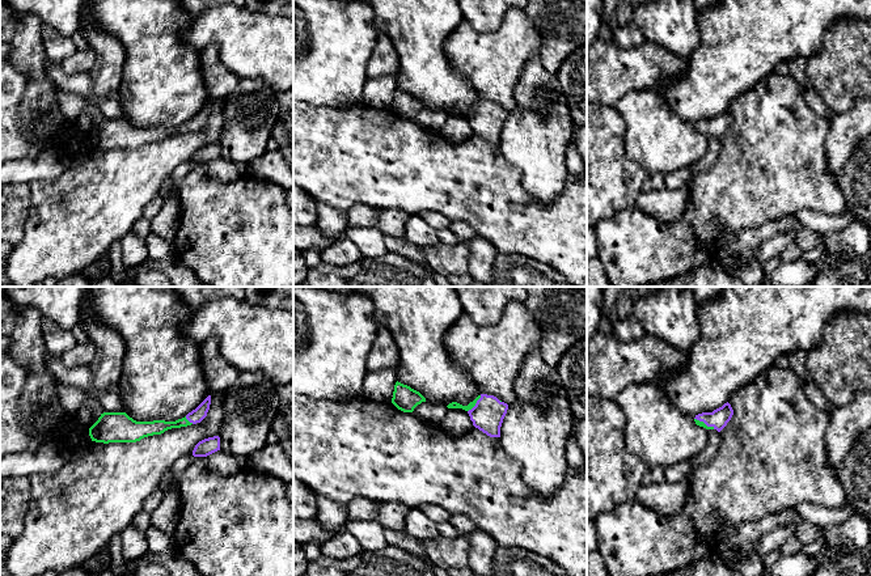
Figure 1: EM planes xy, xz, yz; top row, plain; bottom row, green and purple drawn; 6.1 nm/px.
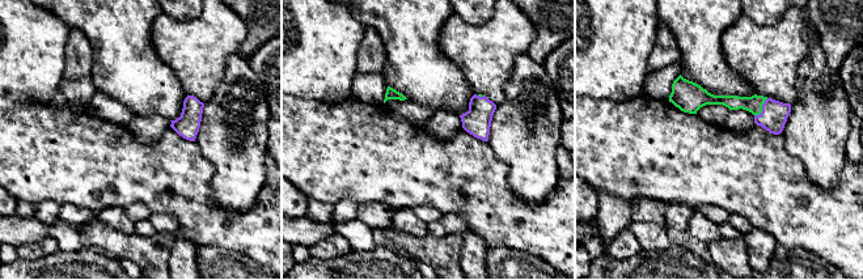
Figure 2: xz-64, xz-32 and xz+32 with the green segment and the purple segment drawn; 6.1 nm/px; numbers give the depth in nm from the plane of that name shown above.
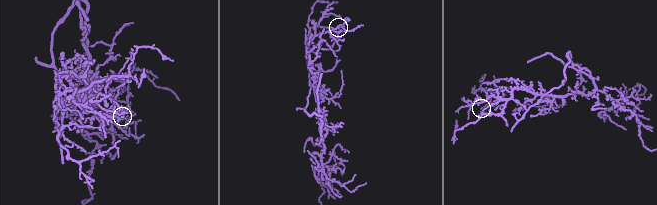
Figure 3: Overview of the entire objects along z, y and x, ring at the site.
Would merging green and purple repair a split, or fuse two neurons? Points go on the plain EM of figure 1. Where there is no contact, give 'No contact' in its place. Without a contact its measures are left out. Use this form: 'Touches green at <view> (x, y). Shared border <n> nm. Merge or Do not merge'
Touches green at xz (476, 109). Shared border 130 nm. Merge

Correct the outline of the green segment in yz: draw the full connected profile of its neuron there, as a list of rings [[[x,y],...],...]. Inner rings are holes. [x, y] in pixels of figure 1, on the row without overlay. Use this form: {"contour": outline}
{"contour": [[[727,109],[713,119],[702,119],[695,122],[694,128],[699,134],[703,134],[706,136],[716,136],[718,139],[720,139],[731,127],[732,122],[733,117]]]}

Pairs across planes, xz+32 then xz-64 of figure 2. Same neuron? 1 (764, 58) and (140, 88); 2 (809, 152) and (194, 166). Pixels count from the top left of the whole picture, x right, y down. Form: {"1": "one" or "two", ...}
{"1": "two", "2": "two"}

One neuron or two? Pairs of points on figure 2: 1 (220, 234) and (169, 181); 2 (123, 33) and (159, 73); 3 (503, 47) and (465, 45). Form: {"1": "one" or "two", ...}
{"1": "one", "2": "one", "3": "one"}

